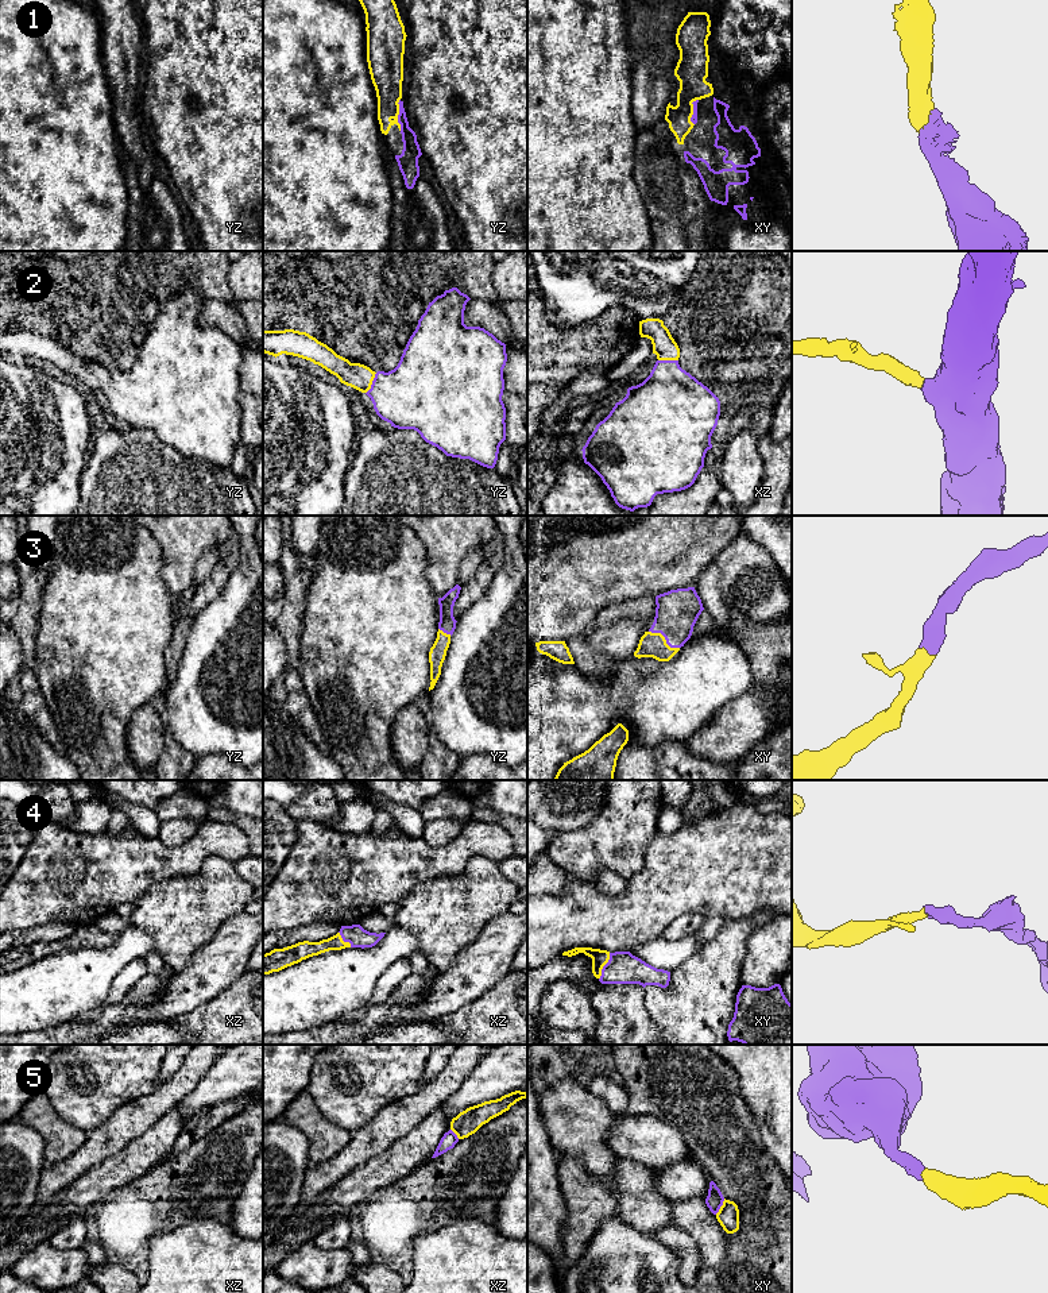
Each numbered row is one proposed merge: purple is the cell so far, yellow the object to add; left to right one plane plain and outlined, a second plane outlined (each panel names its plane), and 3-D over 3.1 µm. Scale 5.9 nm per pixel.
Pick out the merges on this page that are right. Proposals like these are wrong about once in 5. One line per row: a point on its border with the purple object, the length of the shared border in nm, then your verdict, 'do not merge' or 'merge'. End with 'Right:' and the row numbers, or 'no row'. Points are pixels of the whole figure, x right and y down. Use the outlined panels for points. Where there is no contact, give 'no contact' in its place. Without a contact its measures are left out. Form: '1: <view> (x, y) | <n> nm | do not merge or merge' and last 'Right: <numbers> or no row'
1: yz (398, 115) | 190 nm | merge
2: yz (372, 383) | 140 nm | merge
3: xy (665, 639) | 220 nm | merge
4: xy (603, 967) | 170 nm | merge
5: xy (720, 1205) | 110 nm | do not merge
Right: 1, 2, 3, 4

